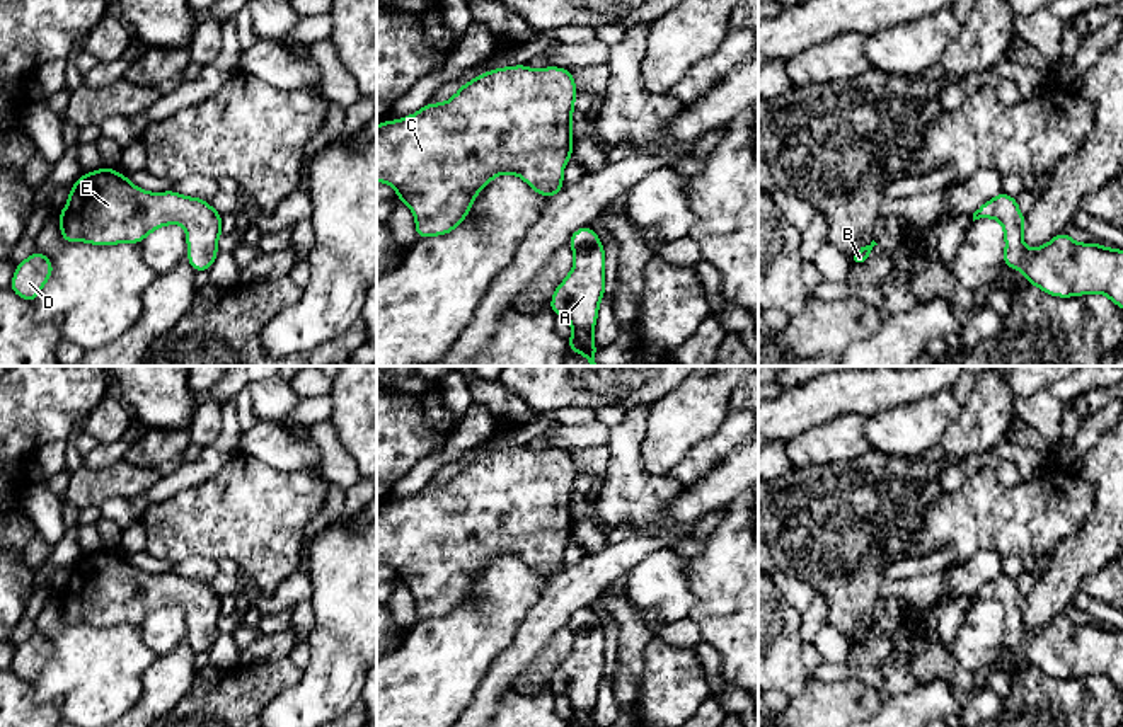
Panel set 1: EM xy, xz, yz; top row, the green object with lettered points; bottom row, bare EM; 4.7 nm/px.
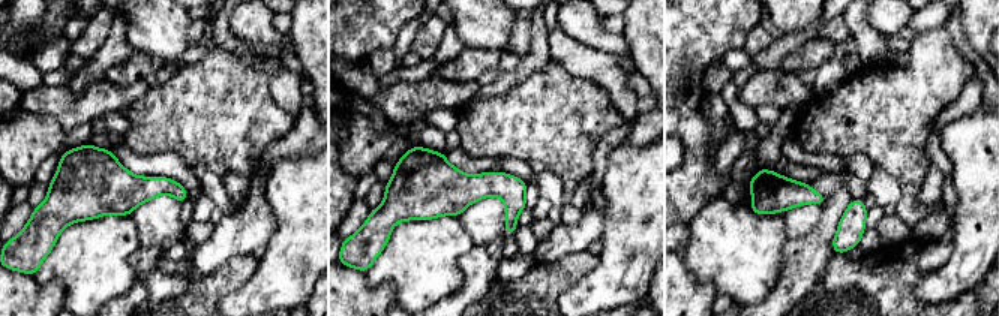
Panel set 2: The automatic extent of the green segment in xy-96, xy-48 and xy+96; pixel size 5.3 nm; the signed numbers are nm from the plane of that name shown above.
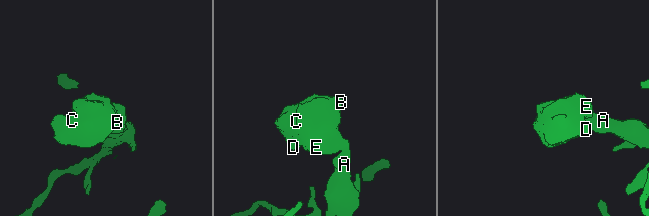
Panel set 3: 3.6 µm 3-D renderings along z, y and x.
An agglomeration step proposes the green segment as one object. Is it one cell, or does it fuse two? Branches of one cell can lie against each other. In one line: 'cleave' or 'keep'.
keep

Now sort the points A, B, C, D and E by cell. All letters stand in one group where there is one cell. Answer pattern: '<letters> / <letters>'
A B C D E

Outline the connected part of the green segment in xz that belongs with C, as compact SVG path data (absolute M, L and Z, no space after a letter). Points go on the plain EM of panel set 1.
M527 446L481 455L443 485L426 485L416 495L377 507L377 562L390 565L397 579L416 598L418 620L448 616L472 589L474 579L496 557L515 555L545 581L564 570L562 552L571 541L571 499L578 475L569 451L547 448L532 451Z

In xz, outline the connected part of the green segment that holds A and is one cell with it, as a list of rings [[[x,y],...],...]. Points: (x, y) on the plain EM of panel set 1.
[[[590,608],[578,610],[567,627],[576,637],[573,652],[556,669],[549,690],[569,700],[573,717],[567,727],[595,727],[591,717],[605,676],[605,632]]]

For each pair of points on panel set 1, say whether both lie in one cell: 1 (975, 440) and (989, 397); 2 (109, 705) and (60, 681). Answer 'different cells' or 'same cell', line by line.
1: same cell
2: same cell

